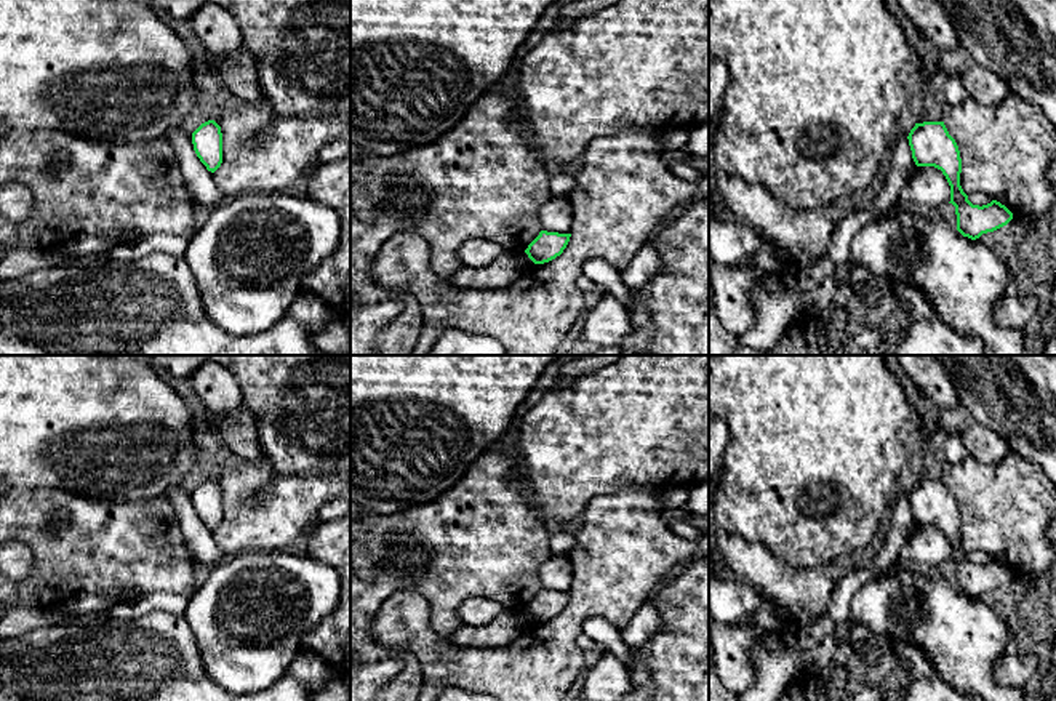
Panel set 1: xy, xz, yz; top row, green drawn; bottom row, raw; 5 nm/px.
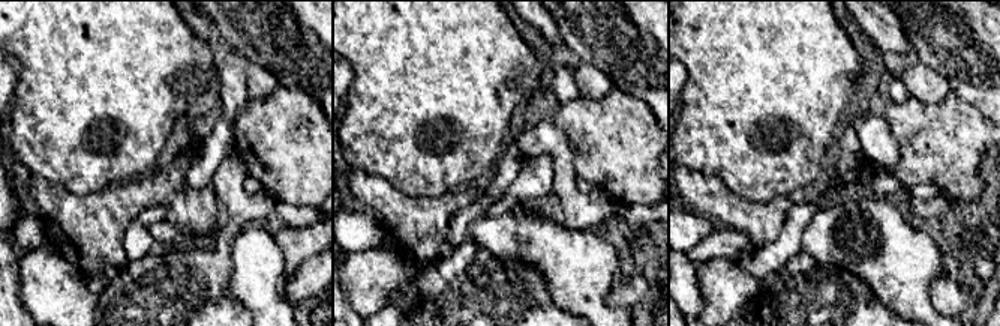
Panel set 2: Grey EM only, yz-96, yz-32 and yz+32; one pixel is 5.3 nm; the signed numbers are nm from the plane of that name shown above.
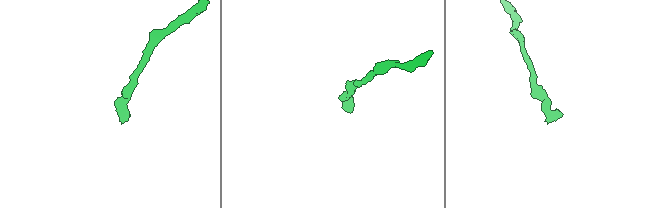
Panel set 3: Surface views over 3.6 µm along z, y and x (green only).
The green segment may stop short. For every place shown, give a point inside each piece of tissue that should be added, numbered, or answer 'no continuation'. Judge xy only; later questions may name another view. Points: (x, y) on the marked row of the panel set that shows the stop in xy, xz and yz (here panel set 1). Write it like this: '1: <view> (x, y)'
no continuation

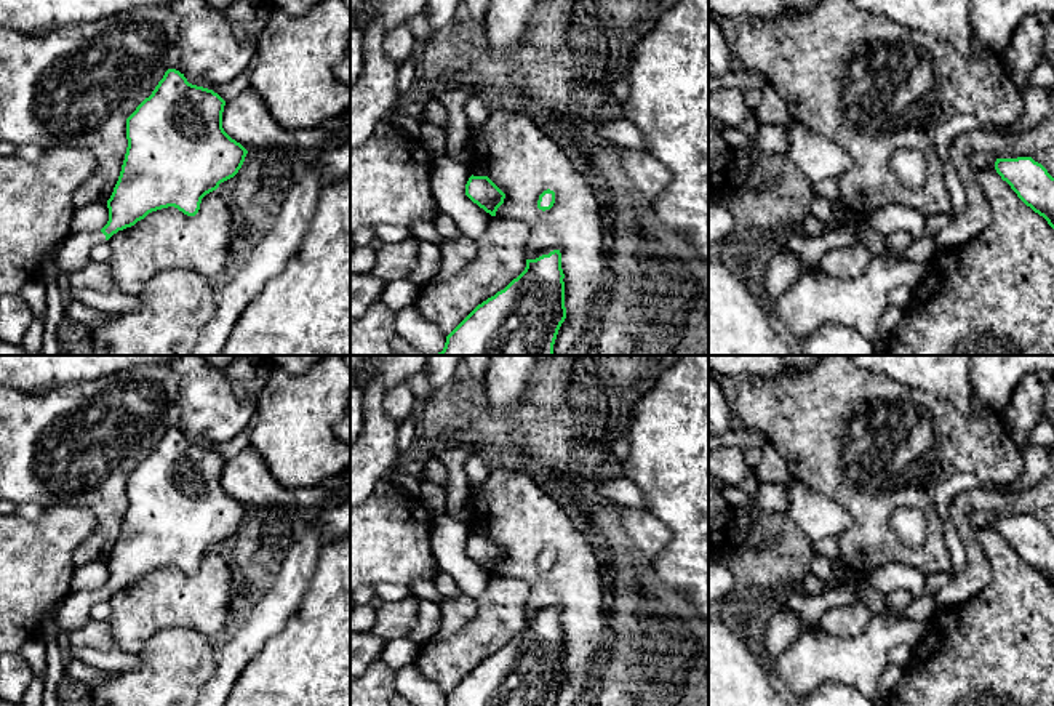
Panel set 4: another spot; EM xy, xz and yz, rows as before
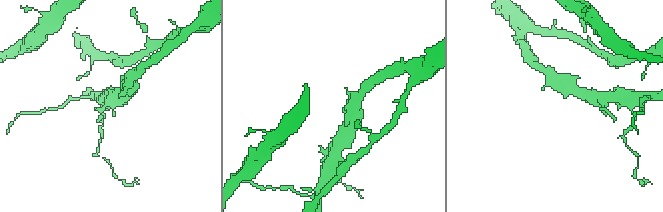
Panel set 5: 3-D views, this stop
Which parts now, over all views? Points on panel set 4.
1: xy (74, 252)

